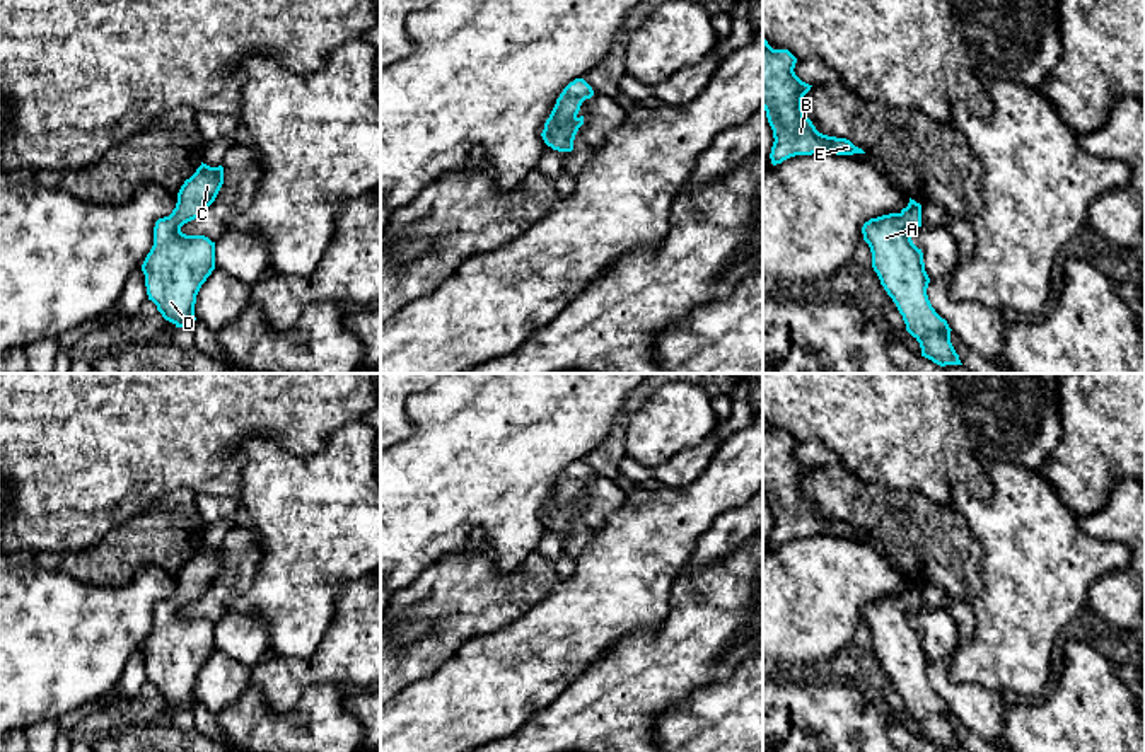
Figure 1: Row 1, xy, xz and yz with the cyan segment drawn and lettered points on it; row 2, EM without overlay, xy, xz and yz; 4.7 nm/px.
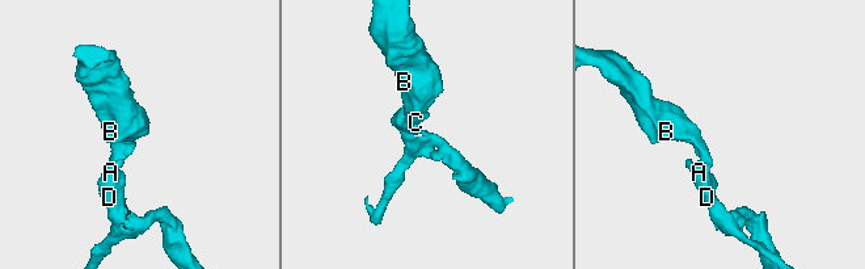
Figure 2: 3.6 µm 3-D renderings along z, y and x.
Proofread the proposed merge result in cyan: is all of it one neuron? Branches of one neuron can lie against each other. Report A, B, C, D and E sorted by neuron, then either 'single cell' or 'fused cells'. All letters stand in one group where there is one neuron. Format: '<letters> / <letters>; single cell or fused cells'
A B C D E; single cell

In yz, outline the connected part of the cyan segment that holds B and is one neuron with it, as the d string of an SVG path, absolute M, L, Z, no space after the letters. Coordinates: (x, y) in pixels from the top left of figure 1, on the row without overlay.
M763 419L763 491L773 512L771 546L795 537L865 535L846 520L822 517L804 498L802 481L812 467L802 464L793 450L797 440L788 431L773 431Z

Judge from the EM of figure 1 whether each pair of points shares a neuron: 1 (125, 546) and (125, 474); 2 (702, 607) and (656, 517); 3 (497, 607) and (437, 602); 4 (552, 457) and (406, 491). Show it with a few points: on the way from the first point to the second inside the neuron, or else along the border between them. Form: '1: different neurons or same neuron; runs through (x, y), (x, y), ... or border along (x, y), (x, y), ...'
1: different neurons; border along (156, 502), (128, 524), (111, 529), (89, 546)
2: different neurons; border along (680, 572), (669, 592), (669, 613)
3: same neuron; runs through (482, 602), (453, 602)
4: same neuron; runs through (516, 457), (478, 457), (442, 483)

